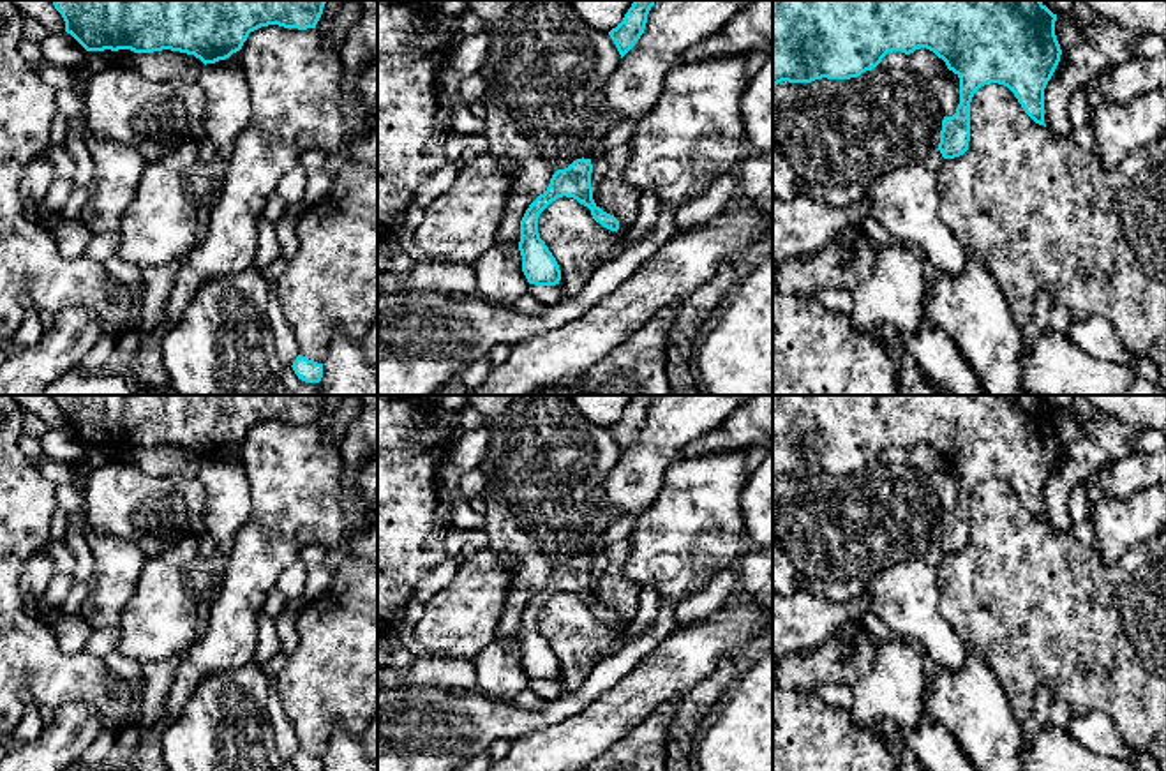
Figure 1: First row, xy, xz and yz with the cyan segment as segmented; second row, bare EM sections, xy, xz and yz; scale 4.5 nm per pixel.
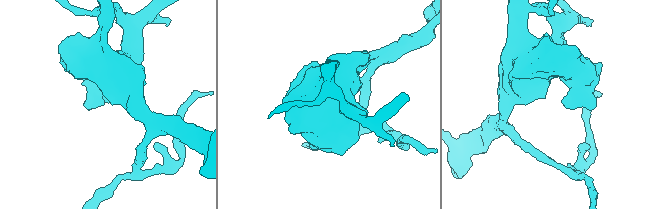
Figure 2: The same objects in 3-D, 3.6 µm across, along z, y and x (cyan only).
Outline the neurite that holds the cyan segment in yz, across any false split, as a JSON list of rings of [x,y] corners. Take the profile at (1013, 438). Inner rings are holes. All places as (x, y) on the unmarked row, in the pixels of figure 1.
[[[773,395],[773,482],[781,476],[811,478],[822,473],[857,473],[877,462],[887,448],[910,450],[926,443],[960,473],[960,499],[953,512],[944,512],[938,538],[942,552],[954,554],[968,545],[970,498],[974,489],[988,478],[1007,482],[1025,508],[1046,522],[1044,483],[1062,450],[1055,416],[1057,409],[1041,395]]]

